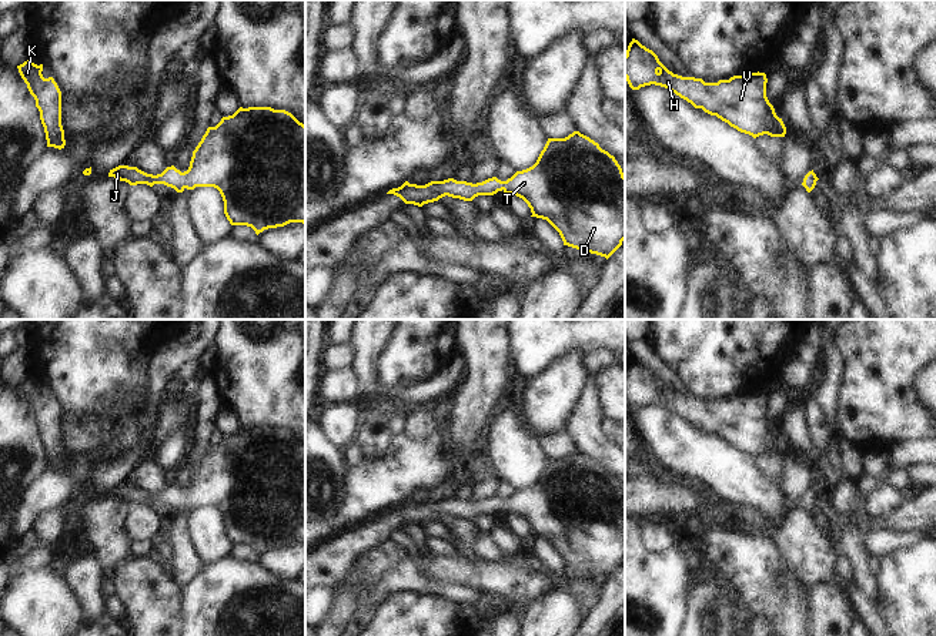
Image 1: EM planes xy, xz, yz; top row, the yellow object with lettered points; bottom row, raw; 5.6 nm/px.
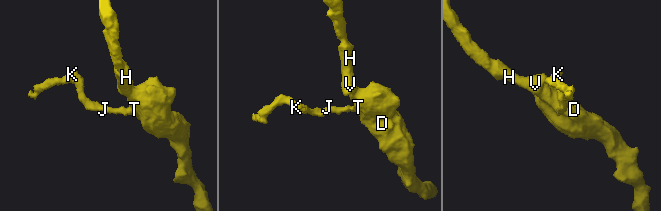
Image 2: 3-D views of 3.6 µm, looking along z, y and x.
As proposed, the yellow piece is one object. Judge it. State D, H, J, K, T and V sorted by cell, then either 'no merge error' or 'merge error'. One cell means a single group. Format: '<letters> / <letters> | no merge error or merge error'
D H J K T V | no merge error

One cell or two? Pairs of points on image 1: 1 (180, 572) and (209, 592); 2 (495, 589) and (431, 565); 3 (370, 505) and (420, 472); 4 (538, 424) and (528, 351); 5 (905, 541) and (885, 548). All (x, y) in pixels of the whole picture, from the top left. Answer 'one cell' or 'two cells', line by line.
1: two cells
2: one cell
3: one cell
4: two cells
5: one cell

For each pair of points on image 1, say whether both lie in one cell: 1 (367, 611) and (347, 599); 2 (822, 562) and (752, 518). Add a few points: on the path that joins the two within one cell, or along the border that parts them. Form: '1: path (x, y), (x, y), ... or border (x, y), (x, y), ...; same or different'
1: border (350, 589), (355, 598), (355, 609), (343, 621); different
2: path (805, 546), (796, 539), (781, 536), (769, 529); same

